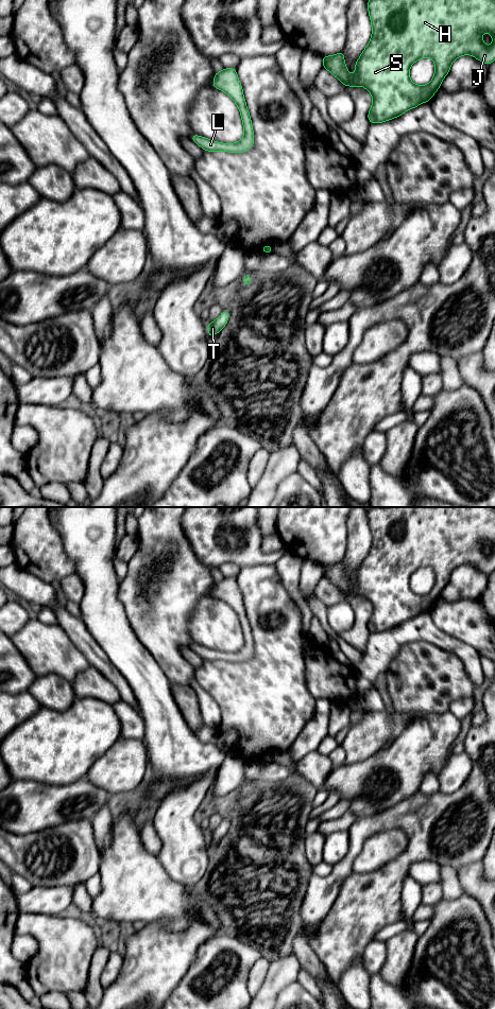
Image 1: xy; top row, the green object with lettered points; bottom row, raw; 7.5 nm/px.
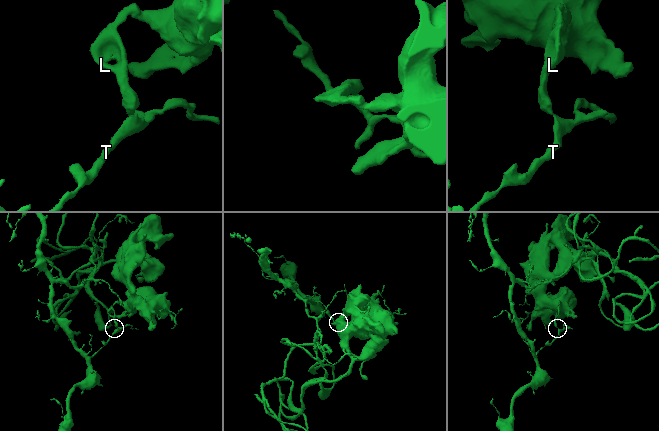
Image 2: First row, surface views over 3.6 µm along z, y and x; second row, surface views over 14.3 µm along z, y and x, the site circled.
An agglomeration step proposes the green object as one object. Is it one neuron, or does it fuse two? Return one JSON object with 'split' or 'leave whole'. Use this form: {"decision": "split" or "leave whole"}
{"decision": "split"}

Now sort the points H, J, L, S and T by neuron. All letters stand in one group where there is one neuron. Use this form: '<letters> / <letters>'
H J L S / T

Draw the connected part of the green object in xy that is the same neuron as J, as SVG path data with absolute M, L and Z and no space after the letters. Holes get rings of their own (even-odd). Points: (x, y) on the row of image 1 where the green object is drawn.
M368 0L372 36L369 45L355 63L356 72L351 75L344 62L343 50L335 55L321 56L323 68L328 70L344 86L364 87L373 97L368 112L371 124L382 123L402 116L404 112L430 102L448 74L451 64L462 55L472 55L487 65L495 60L495 0ZM489 32L492 45L485 46L482 34ZM430 57L434 63L434 75L429 84L416 85L410 80L410 67L419 59Z

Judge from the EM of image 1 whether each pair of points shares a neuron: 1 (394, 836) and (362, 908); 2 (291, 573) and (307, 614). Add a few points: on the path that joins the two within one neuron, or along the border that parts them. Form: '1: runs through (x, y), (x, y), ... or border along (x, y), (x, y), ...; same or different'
1: border along (402, 853), (372, 871), (356, 873); different
2: runs through (291, 584), (295, 595), (302, 604); same

